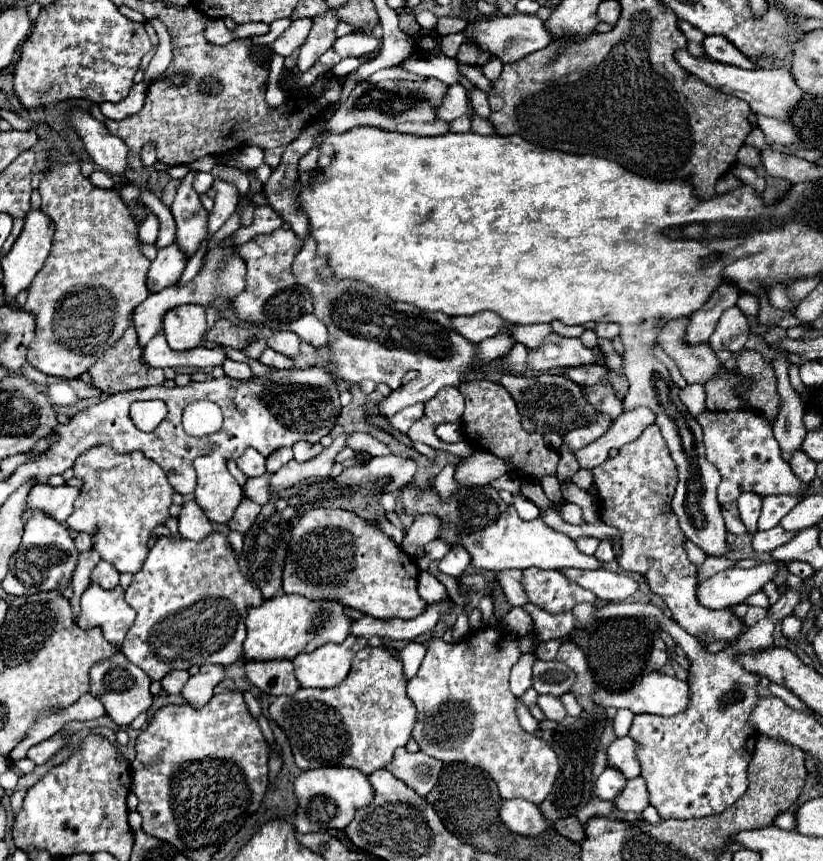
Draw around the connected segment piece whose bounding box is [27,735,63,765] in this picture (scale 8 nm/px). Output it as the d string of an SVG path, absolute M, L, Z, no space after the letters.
M53 735L51 739L47 739L47 741L31 747L31 749L27 751L27 757L29 757L31 761L35 761L37 765L41 765L41 763L45 763L53 753L57 753L61 747L63 747L63 737L61 737L61 735Z

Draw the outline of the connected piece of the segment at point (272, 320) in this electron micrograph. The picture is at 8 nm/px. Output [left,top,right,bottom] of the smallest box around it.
[233,229,327,347]

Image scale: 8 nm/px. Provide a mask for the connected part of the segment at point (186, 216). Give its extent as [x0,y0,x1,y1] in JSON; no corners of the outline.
[171,171,207,257]

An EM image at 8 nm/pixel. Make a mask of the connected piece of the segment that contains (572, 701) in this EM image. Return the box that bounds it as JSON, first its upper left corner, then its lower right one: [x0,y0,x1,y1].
[561,692,582,716]

